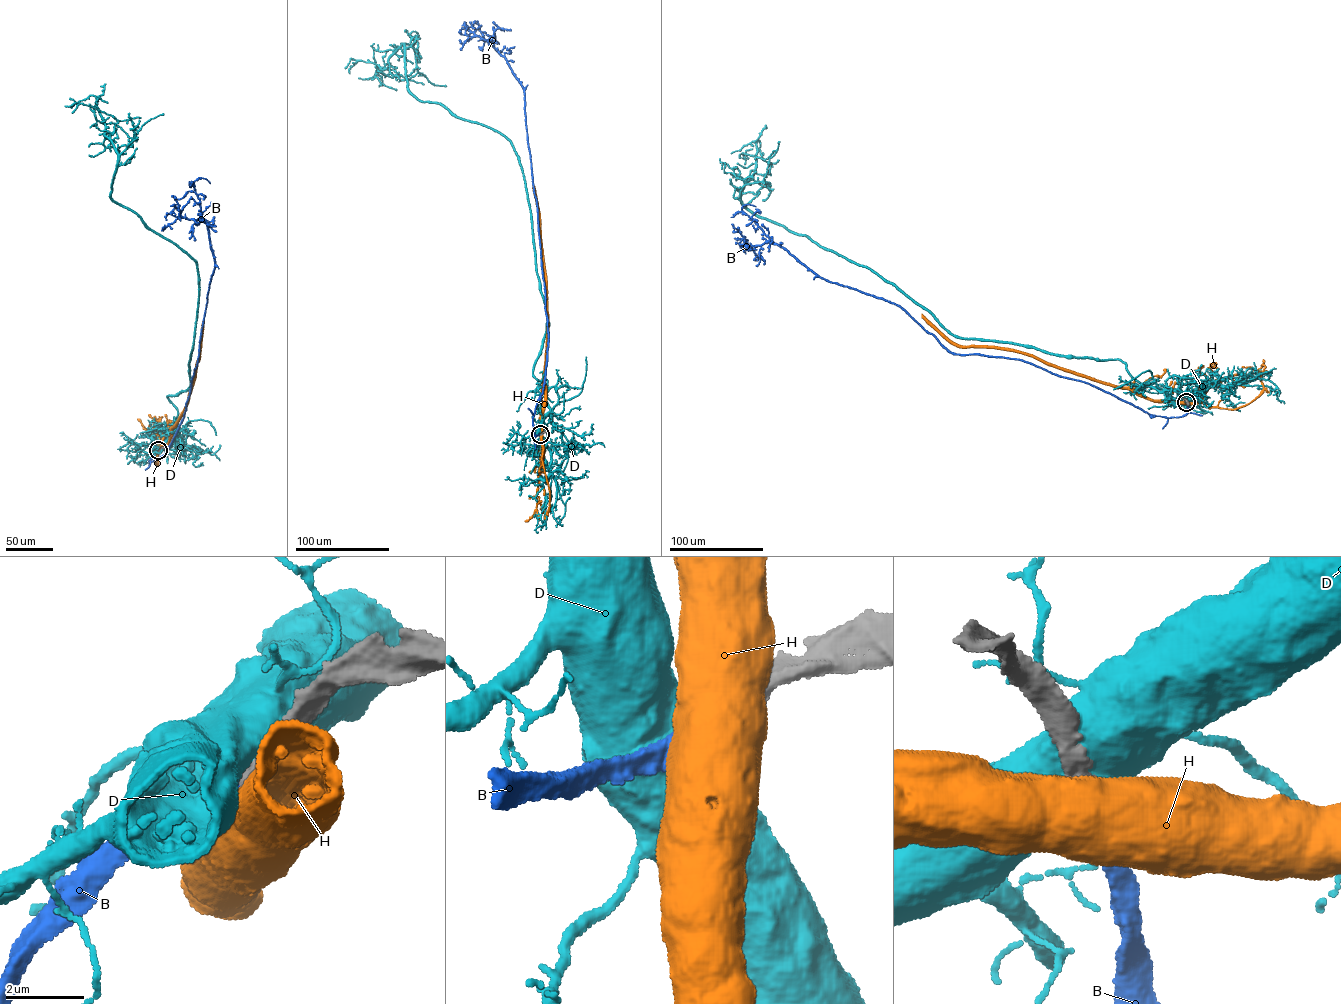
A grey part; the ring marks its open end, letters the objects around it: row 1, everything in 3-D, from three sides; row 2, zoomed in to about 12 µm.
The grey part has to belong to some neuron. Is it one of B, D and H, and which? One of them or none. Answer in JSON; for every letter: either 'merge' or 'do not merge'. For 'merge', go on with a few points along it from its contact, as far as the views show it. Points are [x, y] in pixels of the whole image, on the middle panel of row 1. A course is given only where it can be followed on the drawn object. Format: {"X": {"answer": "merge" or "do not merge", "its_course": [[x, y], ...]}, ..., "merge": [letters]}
{"B": {"answer": "merge", "its_course": [[540, 434], [533, 432], [533, 418], [543, 388], [547, 320], [524, 90], [506, 58], [482, 32], [499, 44]]}, "D": {"answer": "do not merge"}, "H": {"answer": "do not merge"}, "merge": ["B"]}

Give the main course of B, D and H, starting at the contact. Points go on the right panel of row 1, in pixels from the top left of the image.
B: (1186, 402), (1182, 416), (1153, 415), (1018, 360), (953, 354), (899, 306), (818, 276), (741, 209), (756, 207)
D: (1186, 402), (1136, 381), (1118, 359), (957, 338), (864, 266), (756, 216), (741, 193), (752, 156), (775, 150)
H: (1186, 402), (1146, 399), (1129, 389), (1078, 375), (1021, 353), (956, 346), (921, 314)

